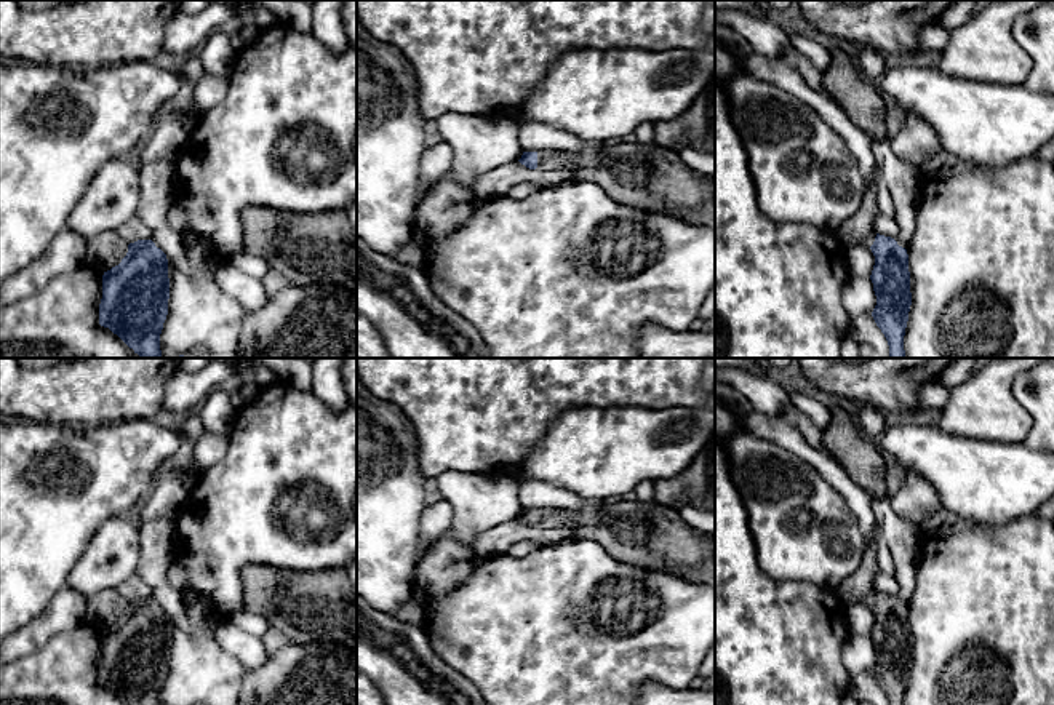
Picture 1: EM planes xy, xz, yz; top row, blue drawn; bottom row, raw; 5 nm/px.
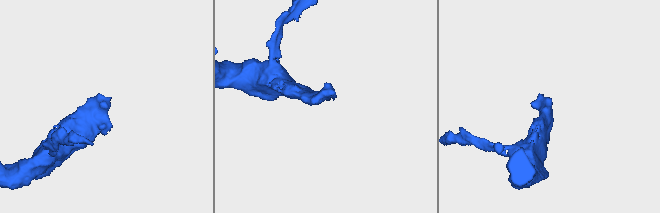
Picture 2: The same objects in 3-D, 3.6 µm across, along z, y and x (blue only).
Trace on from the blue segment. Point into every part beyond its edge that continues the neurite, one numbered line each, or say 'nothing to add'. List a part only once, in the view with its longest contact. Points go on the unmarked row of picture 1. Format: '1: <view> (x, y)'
1: xz (547, 517)

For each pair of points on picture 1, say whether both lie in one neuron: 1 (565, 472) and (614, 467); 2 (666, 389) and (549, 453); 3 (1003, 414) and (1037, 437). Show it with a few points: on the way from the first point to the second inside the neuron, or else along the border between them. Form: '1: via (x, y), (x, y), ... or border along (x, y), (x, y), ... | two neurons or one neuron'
1: via (578, 470), (598, 473), (602, 470) | one neuron
2: border along (595, 406), (672, 406) | two neurons
3: border along (1014, 395), (1032, 422), (1026, 442) | two neurons

